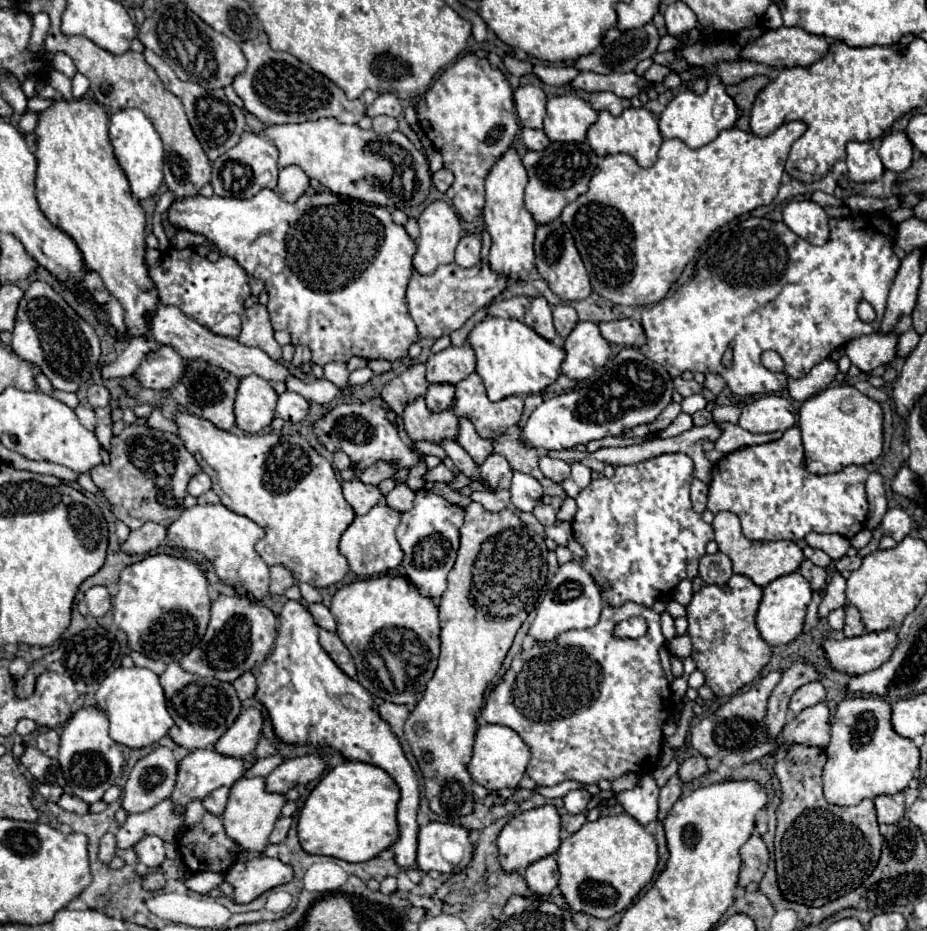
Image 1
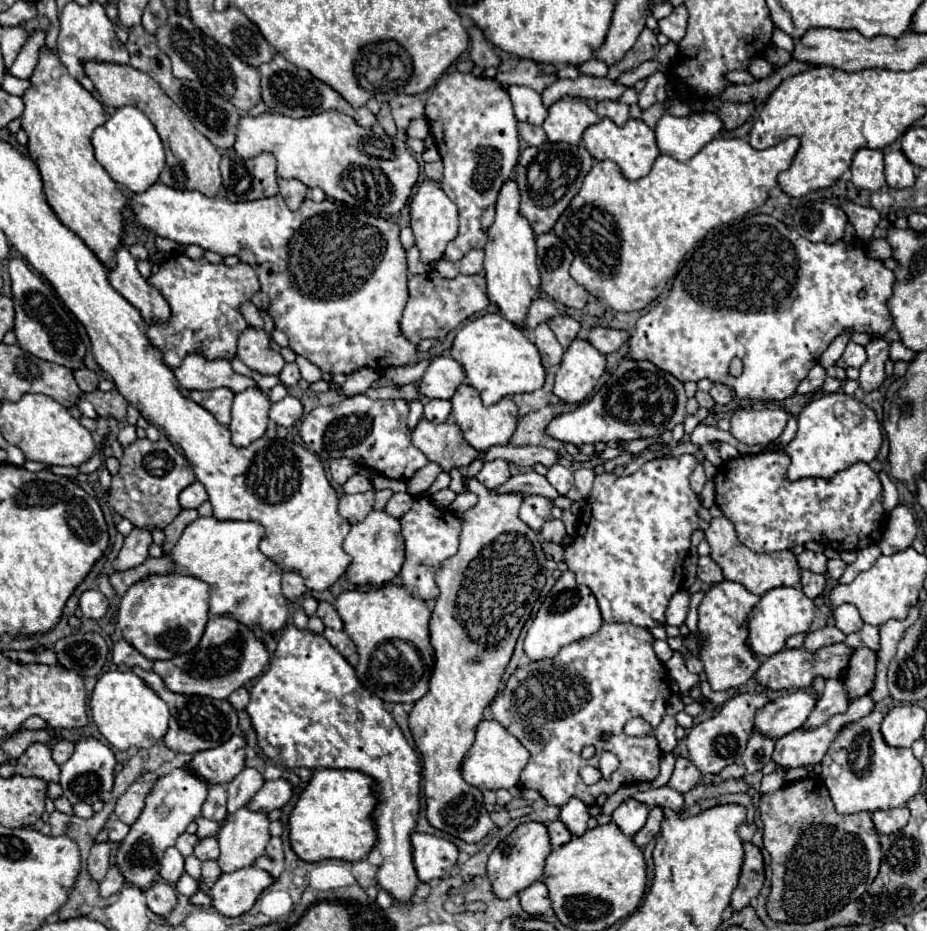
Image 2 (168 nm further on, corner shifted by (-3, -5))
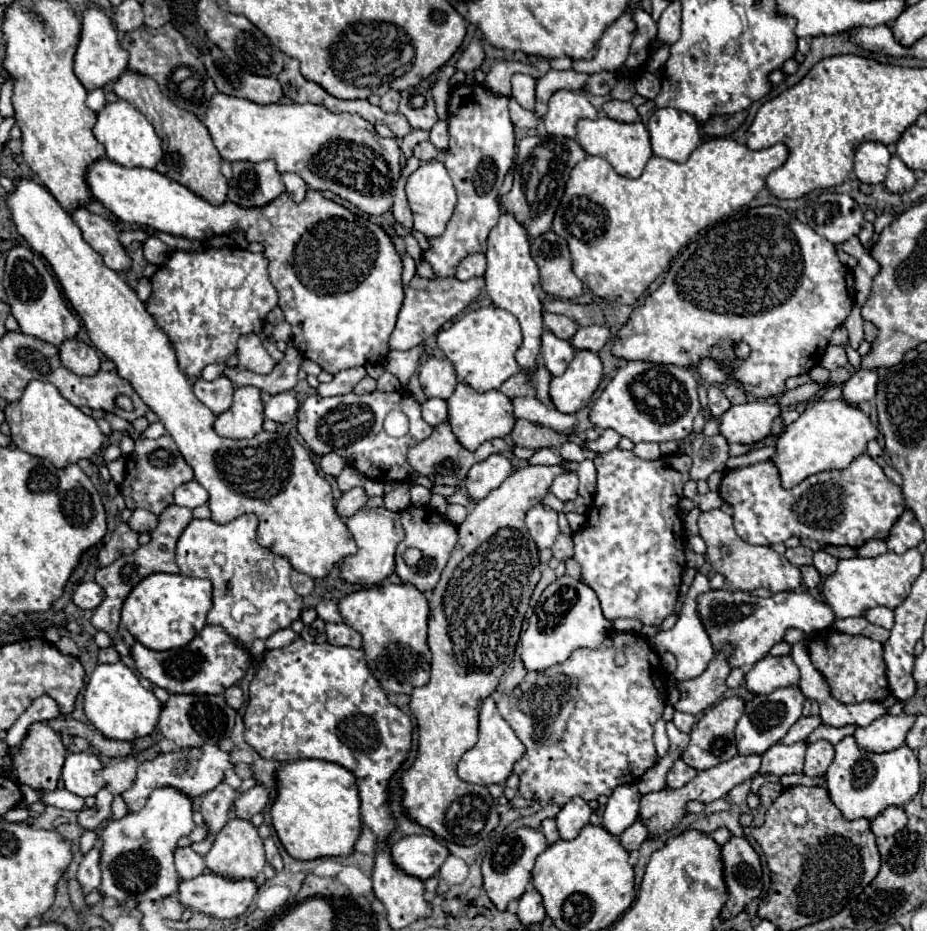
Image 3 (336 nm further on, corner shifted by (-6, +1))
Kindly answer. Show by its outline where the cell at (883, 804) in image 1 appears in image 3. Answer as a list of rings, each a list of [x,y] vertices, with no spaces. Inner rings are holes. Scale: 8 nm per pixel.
[[[888,807],[878,817],[874,817],[870,821],[870,825],[872,825],[872,833],[876,837],[880,837],[880,835],[890,837],[890,835],[898,833],[906,825],[906,813],[900,807]]]

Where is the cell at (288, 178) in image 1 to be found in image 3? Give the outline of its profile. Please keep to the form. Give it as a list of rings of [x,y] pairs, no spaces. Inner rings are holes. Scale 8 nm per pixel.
[[[282,173],[282,181],[286,185],[286,193],[290,195],[290,199],[294,199],[294,203],[302,203],[308,191],[308,185],[304,183],[304,179],[294,173]]]

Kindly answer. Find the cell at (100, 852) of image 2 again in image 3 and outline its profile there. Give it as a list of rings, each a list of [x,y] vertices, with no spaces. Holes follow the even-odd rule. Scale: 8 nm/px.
[[[98,847],[90,849],[84,855],[84,861],[80,863],[80,869],[76,873],[76,879],[78,879],[80,889],[84,893],[90,893],[92,889],[98,889],[100,887],[102,873],[100,873],[100,867],[98,867]]]

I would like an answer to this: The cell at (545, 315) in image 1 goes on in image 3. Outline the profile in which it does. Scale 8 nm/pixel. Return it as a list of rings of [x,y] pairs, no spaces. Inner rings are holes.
[[[546,331],[542,335],[542,357],[544,357],[546,369],[556,377],[556,375],[562,375],[568,363],[576,357],[576,349],[568,341],[558,339],[556,335],[550,335],[550,331]]]

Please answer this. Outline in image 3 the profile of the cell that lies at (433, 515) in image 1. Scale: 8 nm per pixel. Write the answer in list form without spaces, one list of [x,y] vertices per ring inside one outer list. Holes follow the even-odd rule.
[[[410,507],[406,511],[400,513],[400,519],[402,519],[402,527],[404,527],[404,541],[400,543],[400,549],[396,553],[396,575],[402,579],[402,583],[412,583],[418,591],[430,591],[436,587],[438,579],[440,579],[440,573],[442,569],[446,567],[448,563],[448,557],[458,541],[458,535],[456,535],[456,529],[444,521],[438,513],[434,513],[432,509],[422,509],[422,507]],[[406,547],[416,547],[422,551],[422,557],[424,557],[424,571],[416,565],[416,567],[408,567],[404,561],[402,561],[402,551]]]

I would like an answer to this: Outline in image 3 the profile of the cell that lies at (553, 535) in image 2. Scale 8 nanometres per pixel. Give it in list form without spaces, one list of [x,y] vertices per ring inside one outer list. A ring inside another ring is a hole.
[[[560,533],[554,547],[552,547],[552,553],[558,561],[564,561],[564,559],[570,559],[574,557],[574,543],[572,543],[572,537],[570,535],[564,535]]]

